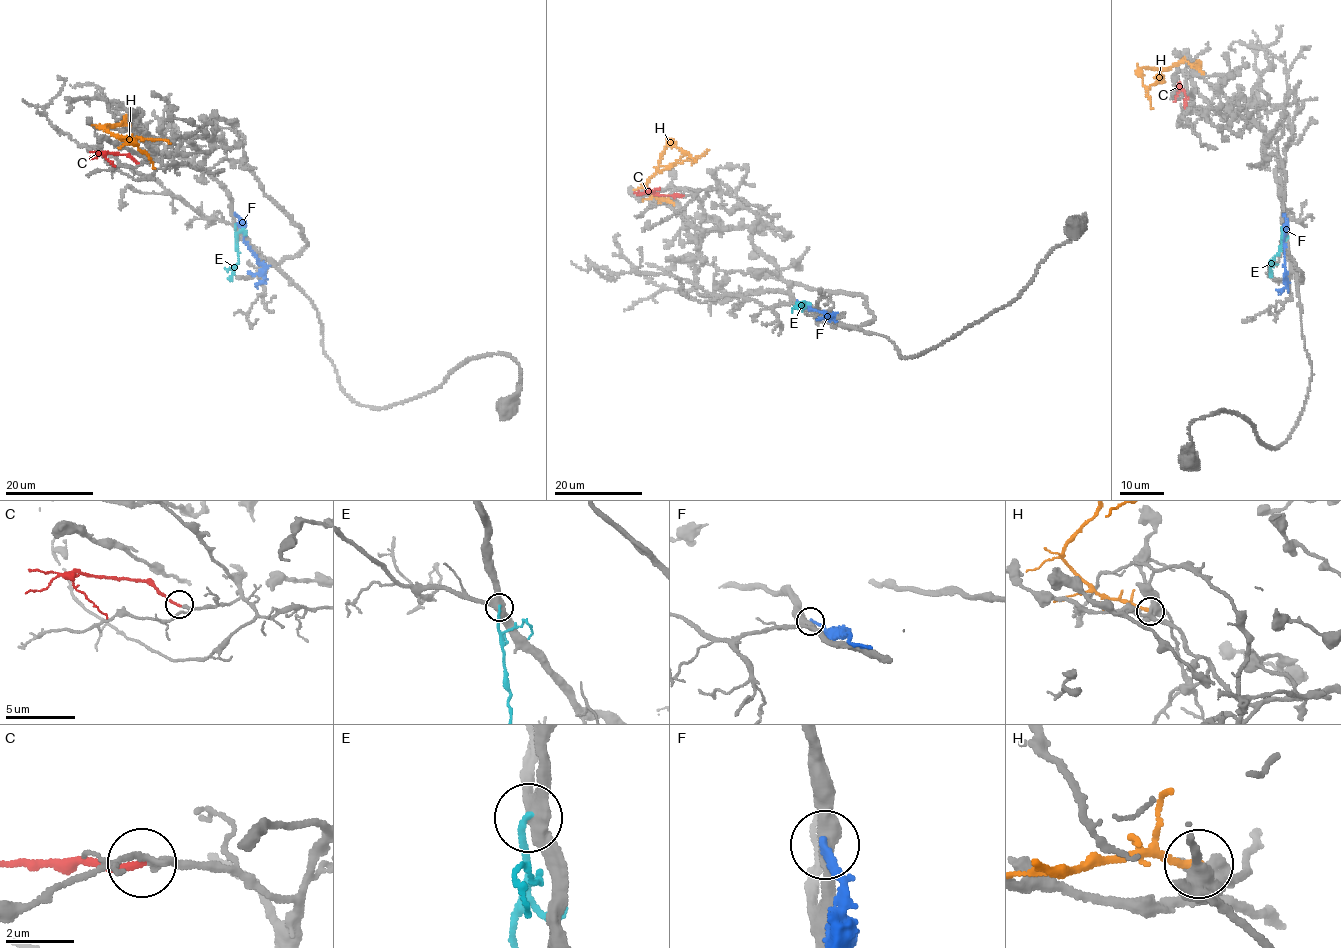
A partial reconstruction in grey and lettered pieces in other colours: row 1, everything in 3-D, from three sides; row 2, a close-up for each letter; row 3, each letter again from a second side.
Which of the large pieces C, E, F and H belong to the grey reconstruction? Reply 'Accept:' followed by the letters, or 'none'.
Accept: C

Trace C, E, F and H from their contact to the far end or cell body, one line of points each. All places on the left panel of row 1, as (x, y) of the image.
C: (138, 162), (126, 155), (106, 151), (104, 154), (115, 166)
E: (234, 225), (238, 263), (229, 279)
F: (234, 214), (242, 223), (244, 243), (264, 267), (264, 276), (257, 289)
H: (129, 125), (105, 127), (118, 138), (128, 137), (148, 156), (154, 168)

